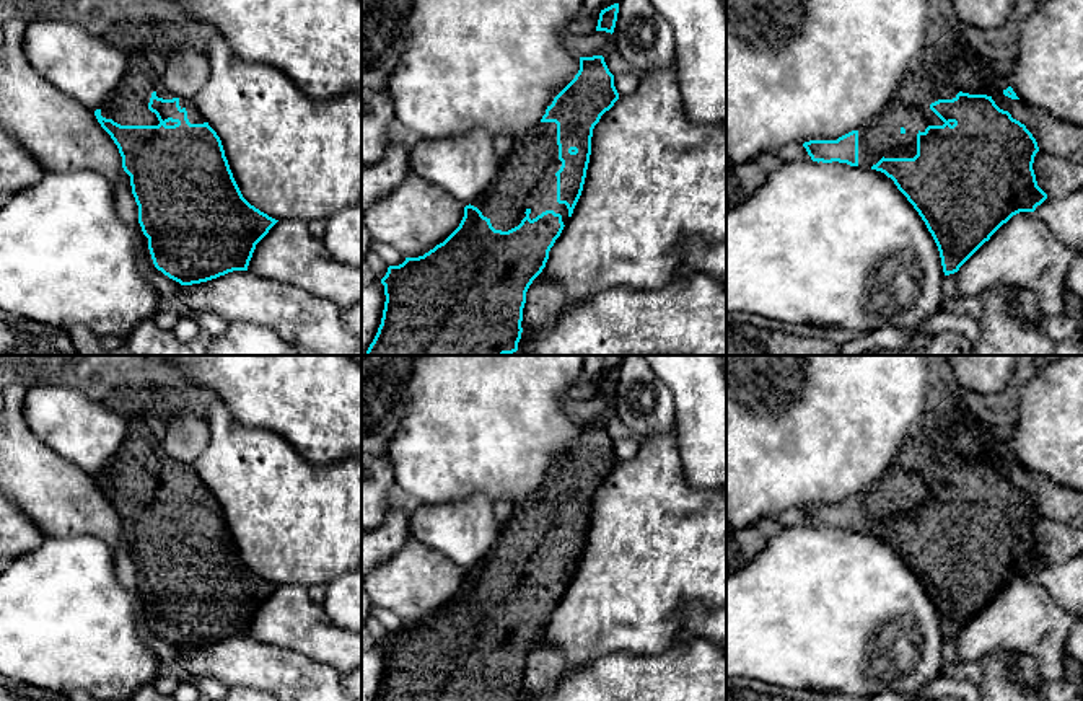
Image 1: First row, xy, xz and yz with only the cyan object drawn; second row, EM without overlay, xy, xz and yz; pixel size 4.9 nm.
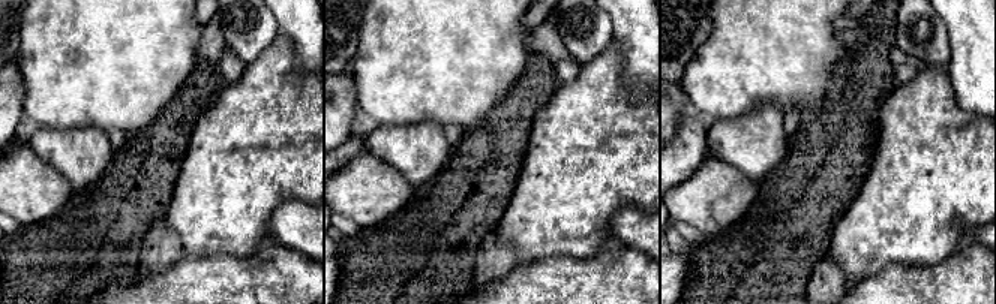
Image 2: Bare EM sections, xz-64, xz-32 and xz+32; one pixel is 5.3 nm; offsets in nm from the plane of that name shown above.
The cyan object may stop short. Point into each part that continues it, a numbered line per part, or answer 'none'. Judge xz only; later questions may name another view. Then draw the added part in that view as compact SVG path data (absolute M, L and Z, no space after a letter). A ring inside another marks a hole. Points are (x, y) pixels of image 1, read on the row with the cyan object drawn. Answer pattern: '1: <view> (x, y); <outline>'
1: xz (526, 180); M539 122L528 134L513 139L511 152L500 161L498 176L471 205L502 231L518 227L528 209L531 220L554 210L567 225L568 209L557 202L555 173L560 166L557 124Z

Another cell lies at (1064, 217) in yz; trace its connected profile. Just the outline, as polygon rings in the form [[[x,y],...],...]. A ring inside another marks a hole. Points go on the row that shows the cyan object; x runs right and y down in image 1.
[[[1083,187],[1076,192],[1054,199],[1047,197],[1033,212],[1062,243],[1083,253]]]

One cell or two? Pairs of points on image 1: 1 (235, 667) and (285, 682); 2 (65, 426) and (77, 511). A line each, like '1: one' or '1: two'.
1: one
2: two

